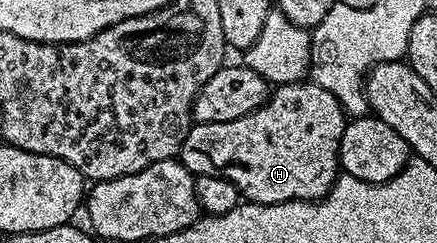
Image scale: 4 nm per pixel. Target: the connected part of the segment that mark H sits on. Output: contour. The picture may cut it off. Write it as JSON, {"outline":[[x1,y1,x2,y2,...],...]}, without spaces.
{"outline":[[312,81,284,83,273,88,266,103,254,112,220,124,195,122,184,137,180,161,190,174,224,177,236,185,239,196,251,203,290,203,293,199,325,199,340,174,338,154,348,116,340,101]]}

